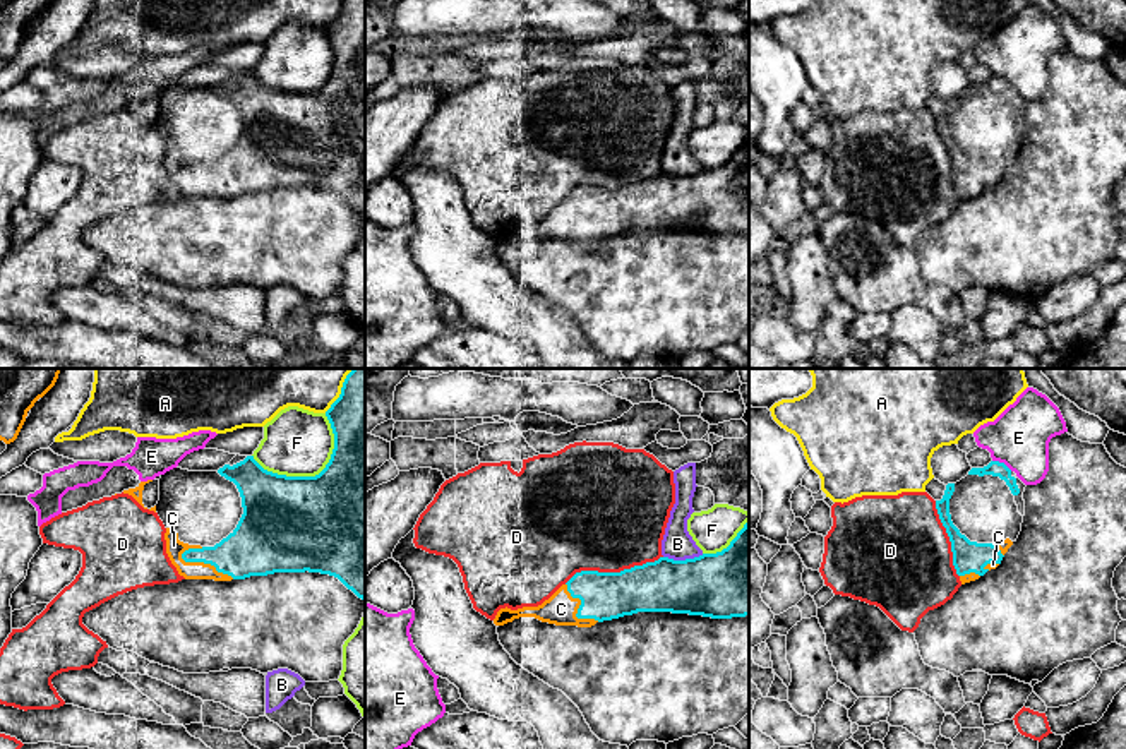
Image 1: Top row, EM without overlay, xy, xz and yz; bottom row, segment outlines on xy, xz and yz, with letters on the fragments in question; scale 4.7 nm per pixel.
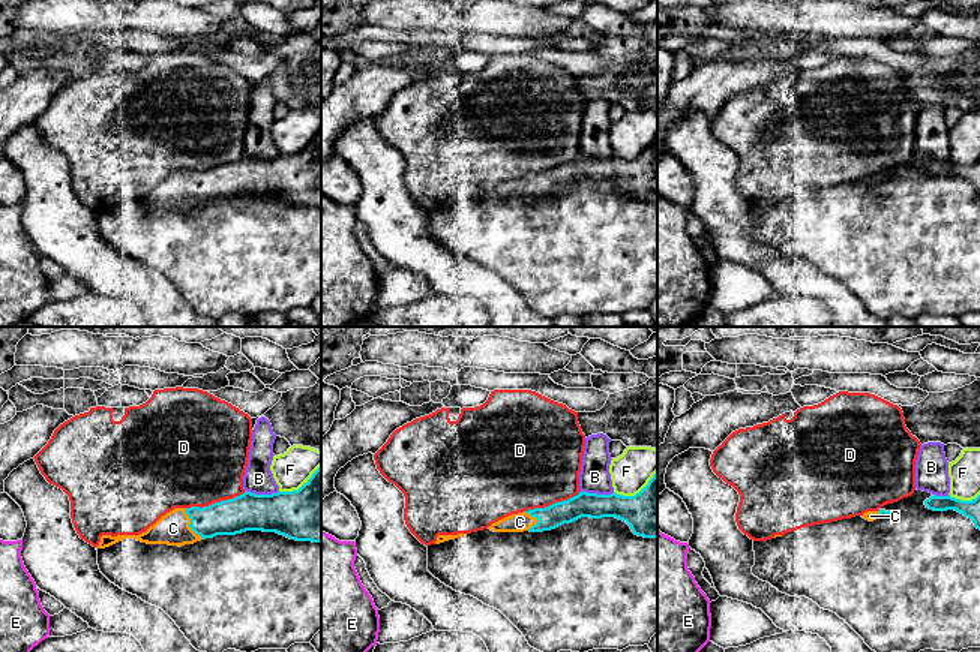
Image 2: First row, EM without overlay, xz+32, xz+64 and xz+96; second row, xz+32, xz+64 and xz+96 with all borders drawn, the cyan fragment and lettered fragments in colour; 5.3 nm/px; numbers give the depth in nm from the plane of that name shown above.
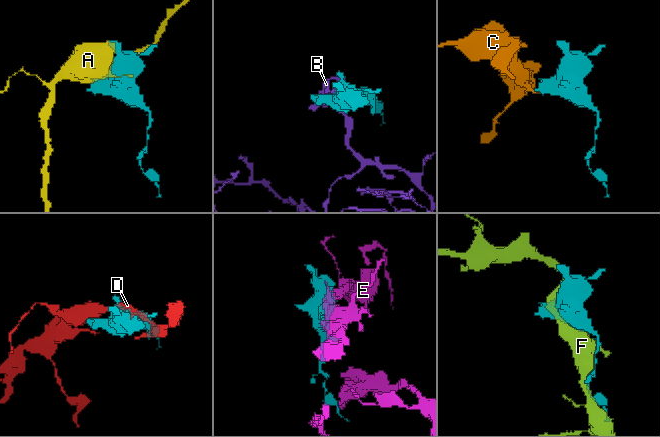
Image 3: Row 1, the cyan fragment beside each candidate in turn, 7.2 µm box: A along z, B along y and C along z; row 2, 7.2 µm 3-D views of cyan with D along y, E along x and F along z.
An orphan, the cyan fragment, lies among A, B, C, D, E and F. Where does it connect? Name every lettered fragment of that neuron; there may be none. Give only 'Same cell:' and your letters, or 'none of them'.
Same cell: C

